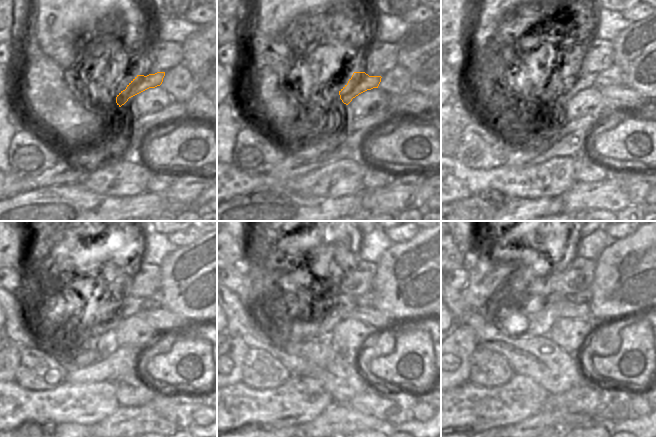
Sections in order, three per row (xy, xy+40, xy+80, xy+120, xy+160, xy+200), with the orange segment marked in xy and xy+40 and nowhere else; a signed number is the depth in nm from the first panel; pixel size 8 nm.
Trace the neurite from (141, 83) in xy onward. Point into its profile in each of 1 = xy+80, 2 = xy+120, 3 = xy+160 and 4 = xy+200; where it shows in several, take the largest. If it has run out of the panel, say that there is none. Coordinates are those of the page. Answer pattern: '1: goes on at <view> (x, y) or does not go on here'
1: goes on at xy+80 (577, 81)
2: goes on at xy+120 (122, 307)
3: goes on at xy+160 (317, 326)
4: goes on at xy+200 (513, 318)

